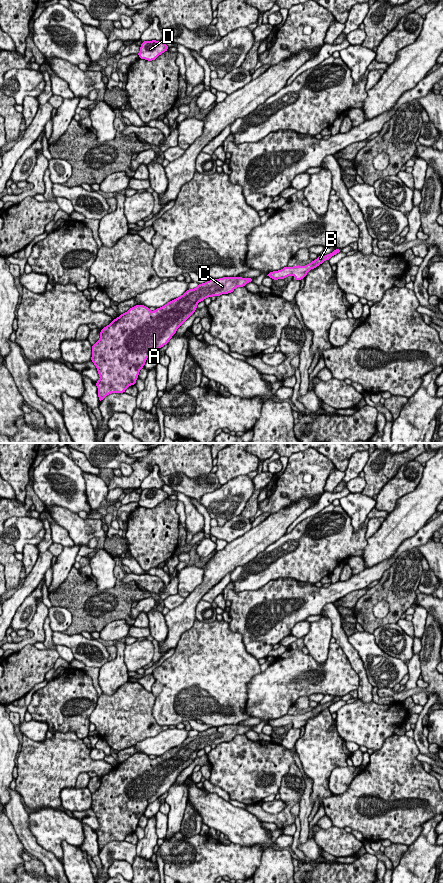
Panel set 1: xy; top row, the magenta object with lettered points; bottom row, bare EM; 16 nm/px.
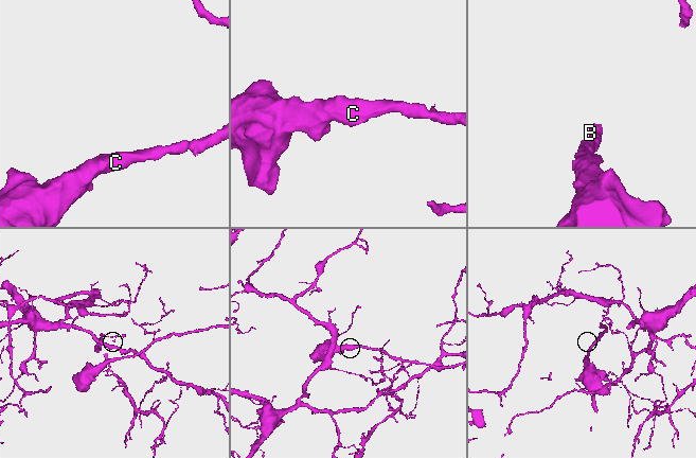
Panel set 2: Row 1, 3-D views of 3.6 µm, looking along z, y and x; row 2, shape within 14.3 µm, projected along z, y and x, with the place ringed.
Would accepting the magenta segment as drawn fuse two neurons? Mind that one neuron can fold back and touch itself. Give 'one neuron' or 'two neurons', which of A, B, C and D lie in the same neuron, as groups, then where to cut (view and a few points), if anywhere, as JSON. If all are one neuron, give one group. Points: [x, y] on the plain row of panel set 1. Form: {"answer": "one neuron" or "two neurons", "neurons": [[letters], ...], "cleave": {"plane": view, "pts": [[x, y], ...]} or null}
{"answer": "one neuron", "neurons": [["A", "B", "C", "D"]], "cleave": null}

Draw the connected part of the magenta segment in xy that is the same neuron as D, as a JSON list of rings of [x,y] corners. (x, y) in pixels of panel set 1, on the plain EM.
[[[144,489],[138,501],[139,506],[148,509],[155,508],[159,503],[168,498],[168,494],[163,489]]]

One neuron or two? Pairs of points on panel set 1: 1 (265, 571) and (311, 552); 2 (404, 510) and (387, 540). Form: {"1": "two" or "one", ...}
{"1": "one", "2": "one"}

